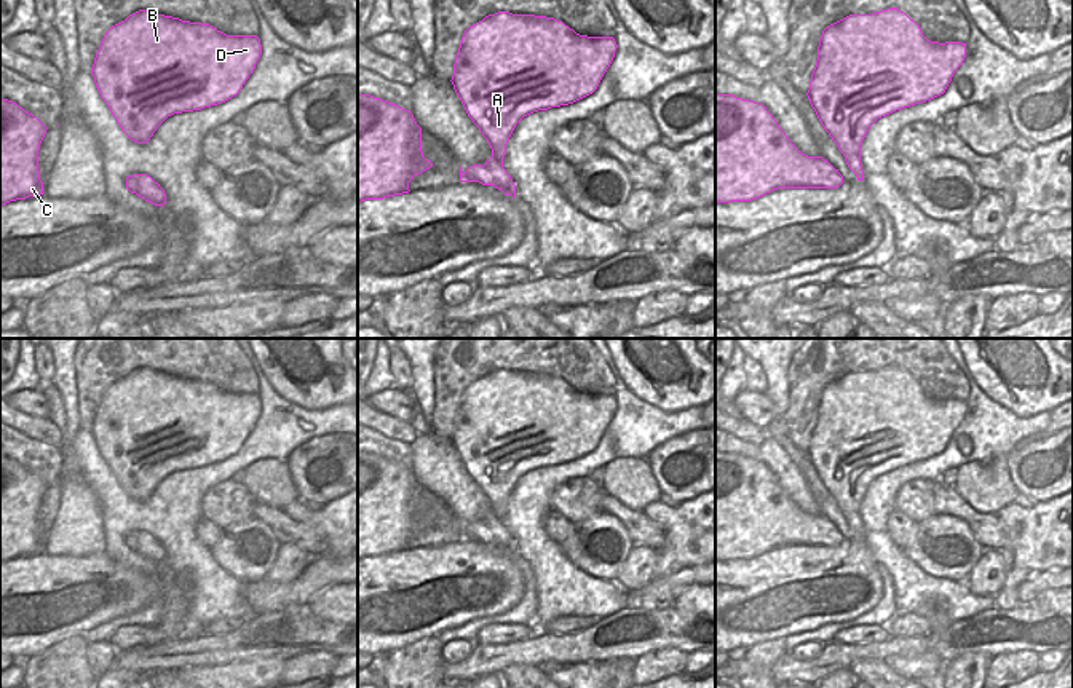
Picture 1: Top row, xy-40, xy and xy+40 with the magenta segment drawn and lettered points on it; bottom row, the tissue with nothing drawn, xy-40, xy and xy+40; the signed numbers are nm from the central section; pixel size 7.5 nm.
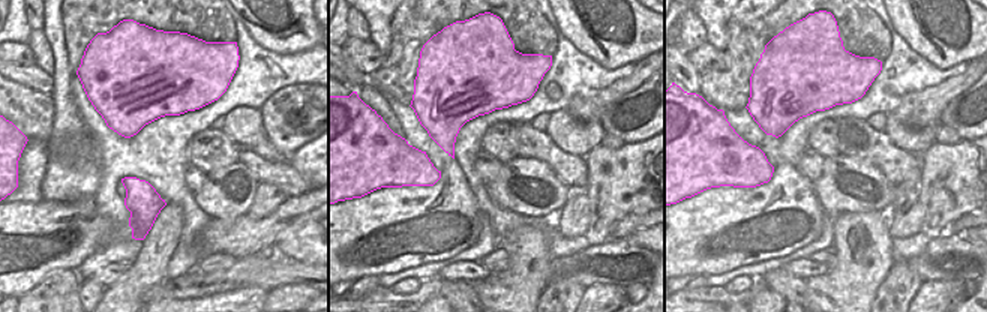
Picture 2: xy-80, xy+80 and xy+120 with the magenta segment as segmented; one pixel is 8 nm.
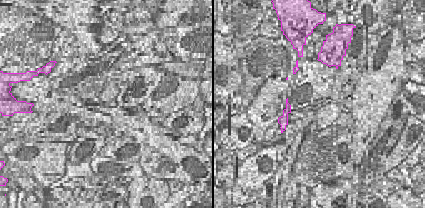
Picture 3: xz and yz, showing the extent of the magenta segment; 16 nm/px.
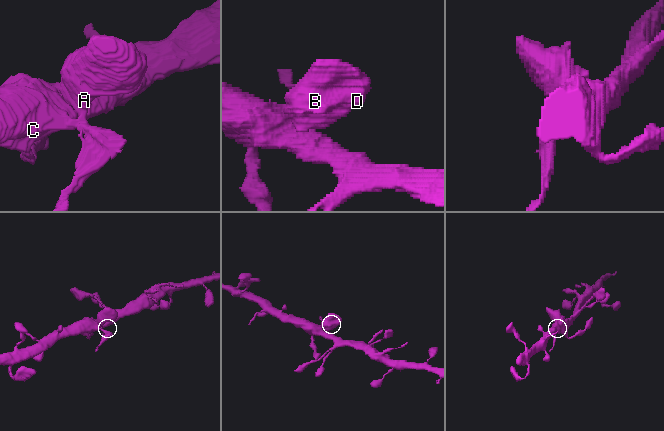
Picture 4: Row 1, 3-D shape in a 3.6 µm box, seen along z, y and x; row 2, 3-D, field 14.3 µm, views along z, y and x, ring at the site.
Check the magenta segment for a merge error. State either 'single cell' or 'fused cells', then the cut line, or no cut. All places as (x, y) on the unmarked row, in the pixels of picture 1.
fused cells; cut xy (483, 524), (490, 529), (494, 541)

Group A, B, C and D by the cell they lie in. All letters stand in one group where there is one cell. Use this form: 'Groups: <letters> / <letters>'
Groups: A B D / C

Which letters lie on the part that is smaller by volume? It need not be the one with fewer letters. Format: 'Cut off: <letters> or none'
Cut off: A, B, D

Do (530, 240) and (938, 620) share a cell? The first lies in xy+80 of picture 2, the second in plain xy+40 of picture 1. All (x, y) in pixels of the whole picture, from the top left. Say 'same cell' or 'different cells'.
same cell

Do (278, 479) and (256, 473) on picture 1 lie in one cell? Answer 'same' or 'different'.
same

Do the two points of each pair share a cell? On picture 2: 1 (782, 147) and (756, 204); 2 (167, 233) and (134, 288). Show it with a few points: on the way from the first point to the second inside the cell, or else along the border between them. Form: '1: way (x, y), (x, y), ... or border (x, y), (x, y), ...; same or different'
1: border (795, 167), (782, 161), (774, 168); different
2: way (158, 246), (150, 266), (141, 275); same

